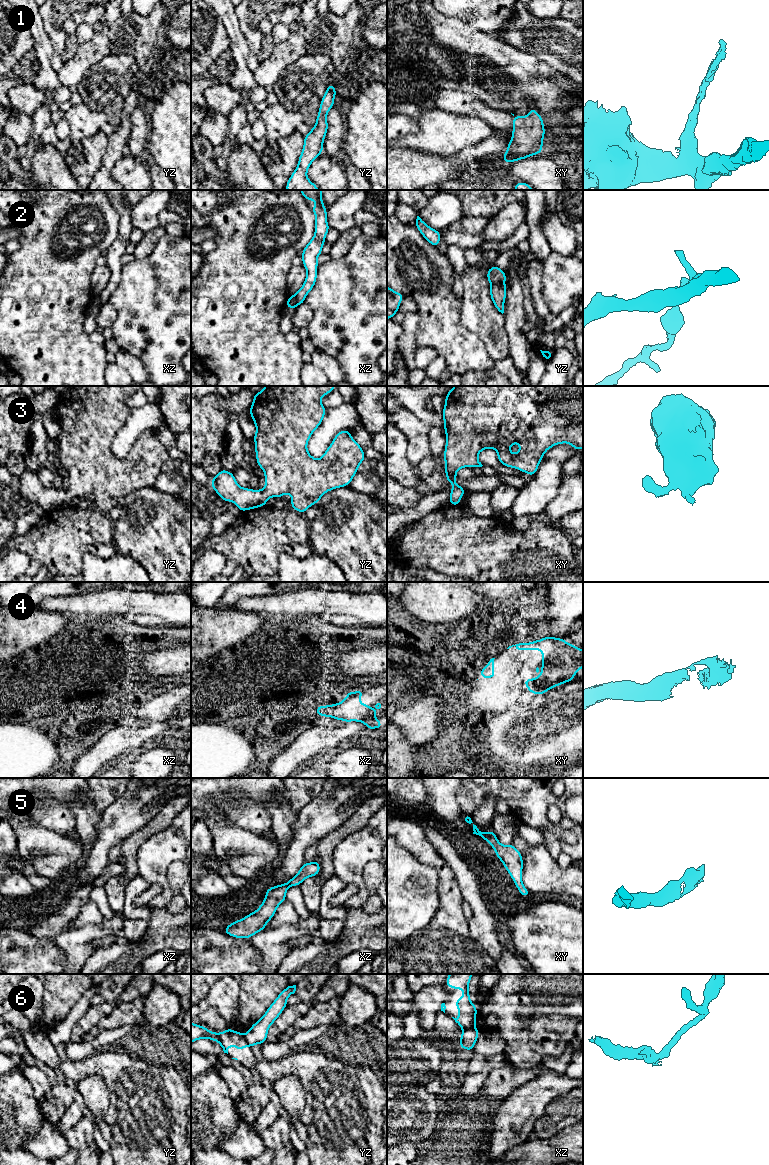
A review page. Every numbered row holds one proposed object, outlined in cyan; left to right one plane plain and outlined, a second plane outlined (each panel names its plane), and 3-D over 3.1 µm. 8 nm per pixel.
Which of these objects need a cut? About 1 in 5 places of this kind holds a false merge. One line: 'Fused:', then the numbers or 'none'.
Fused: 2, 6

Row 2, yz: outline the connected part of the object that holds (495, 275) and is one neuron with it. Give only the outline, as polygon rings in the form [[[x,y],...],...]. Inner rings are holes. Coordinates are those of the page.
[[[496,265],[487,270],[487,279],[491,286],[505,283],[506,273]]]

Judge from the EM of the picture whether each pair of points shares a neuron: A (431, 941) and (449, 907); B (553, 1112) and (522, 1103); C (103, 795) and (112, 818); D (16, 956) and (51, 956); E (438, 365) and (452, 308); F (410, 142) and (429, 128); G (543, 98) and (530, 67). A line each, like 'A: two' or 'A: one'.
A: one
B: two
C: two
D: one
E: two
F: one
G: one

